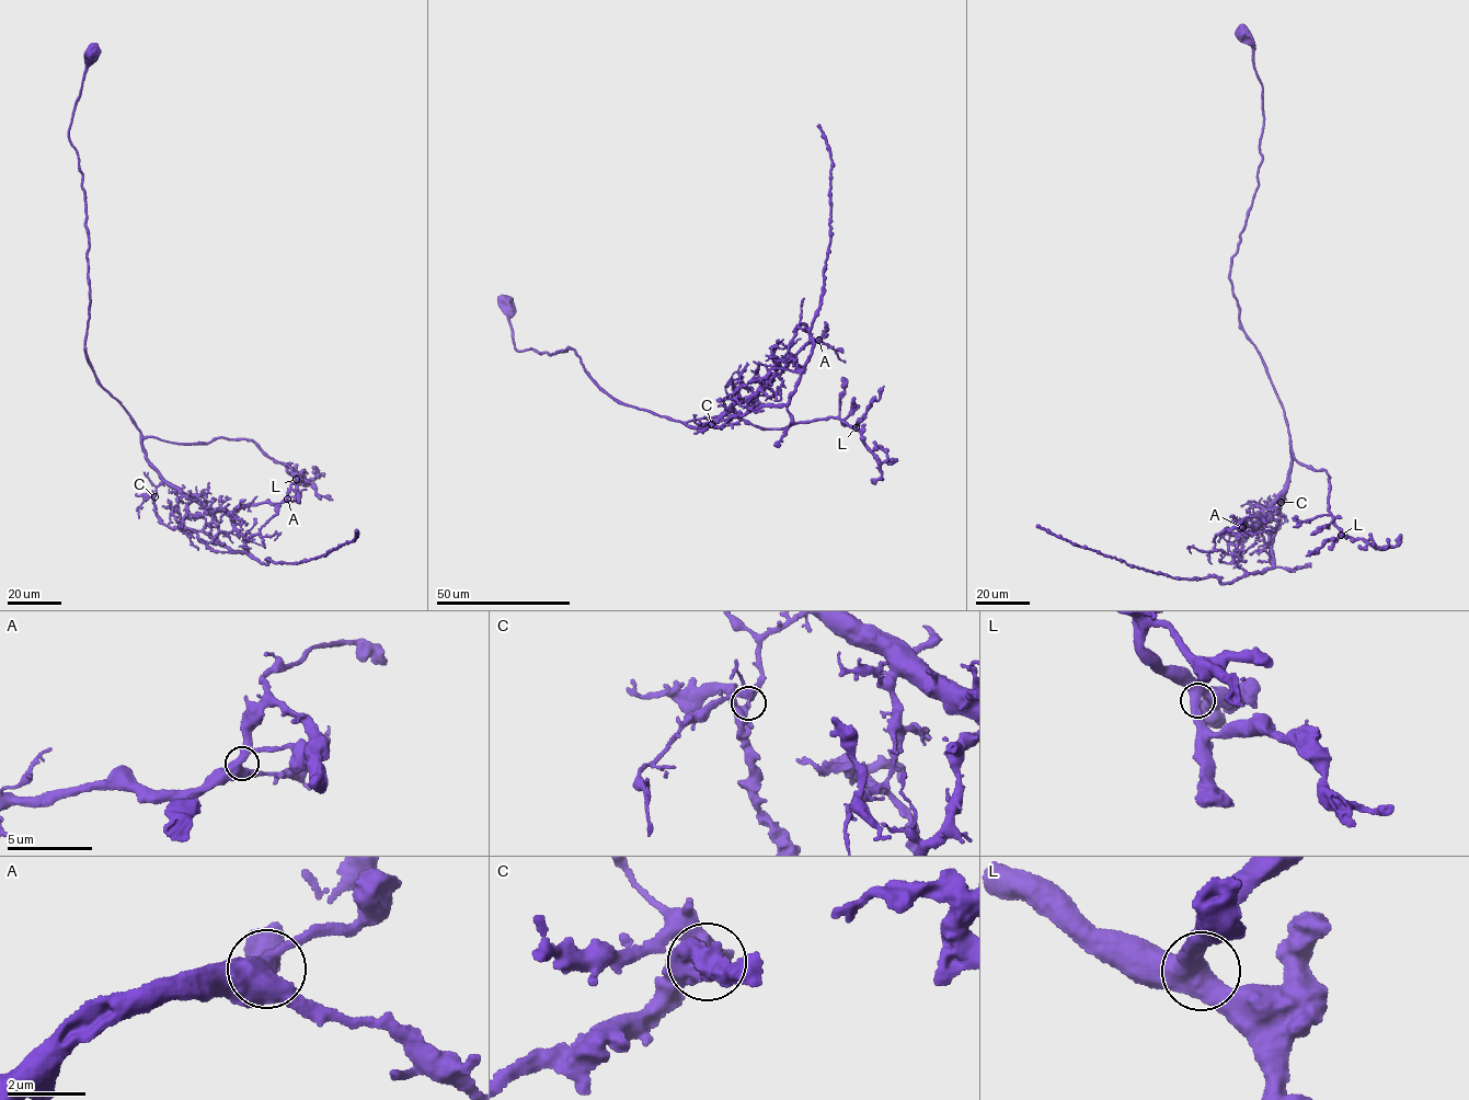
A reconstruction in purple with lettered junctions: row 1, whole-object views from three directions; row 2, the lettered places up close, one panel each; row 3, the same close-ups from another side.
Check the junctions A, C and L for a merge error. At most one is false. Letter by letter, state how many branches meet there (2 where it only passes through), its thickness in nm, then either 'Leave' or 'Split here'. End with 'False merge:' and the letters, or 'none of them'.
A: Branches: 3. Thickness 460 nm. Leave
C: Branches: 3. Thickness 300 nm. Split here
L: Branches: 3. Thickness 400 nm. Leave
False merge: C

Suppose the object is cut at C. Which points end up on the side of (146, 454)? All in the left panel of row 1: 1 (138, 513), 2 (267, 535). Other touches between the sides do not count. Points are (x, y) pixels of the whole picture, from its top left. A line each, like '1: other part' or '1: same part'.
1: same part
2: same part

